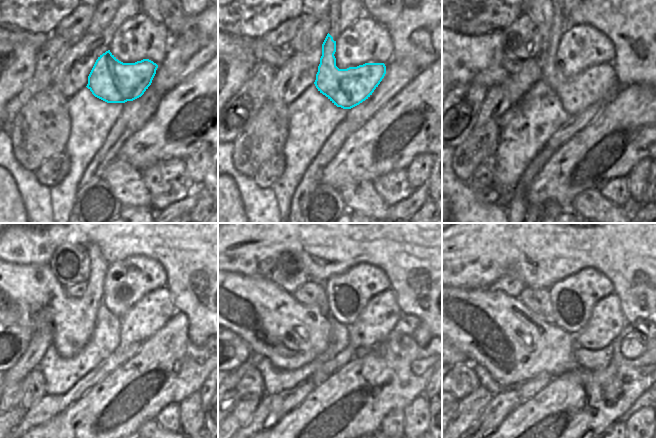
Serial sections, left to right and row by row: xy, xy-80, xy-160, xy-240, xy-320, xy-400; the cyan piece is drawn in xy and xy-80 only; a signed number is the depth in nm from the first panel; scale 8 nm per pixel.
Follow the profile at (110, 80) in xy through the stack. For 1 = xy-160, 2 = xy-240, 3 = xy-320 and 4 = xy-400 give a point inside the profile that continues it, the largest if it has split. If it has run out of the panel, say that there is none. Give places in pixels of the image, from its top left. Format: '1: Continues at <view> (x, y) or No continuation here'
1: Continues at xy-160 (597, 83)
2: Continues at xy-240 (152, 312)
3: Continues at xy-320 (376, 321)
4: Continues at xy-400 (607, 320)

